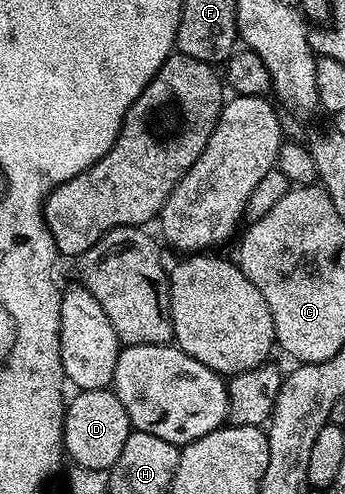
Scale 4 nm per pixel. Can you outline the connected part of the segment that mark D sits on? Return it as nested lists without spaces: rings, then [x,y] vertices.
[[[111,388],[106,389],[82,389],[75,394],[77,397],[67,402],[64,411],[64,452],[67,460],[73,466],[82,468],[94,468],[109,470],[118,459],[122,446],[126,439],[134,432],[130,419],[126,415],[126,407],[118,403],[115,393]]]

